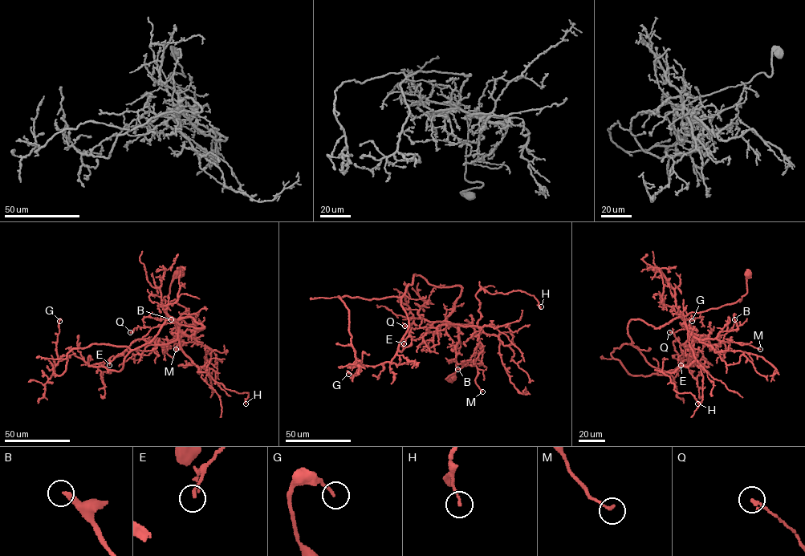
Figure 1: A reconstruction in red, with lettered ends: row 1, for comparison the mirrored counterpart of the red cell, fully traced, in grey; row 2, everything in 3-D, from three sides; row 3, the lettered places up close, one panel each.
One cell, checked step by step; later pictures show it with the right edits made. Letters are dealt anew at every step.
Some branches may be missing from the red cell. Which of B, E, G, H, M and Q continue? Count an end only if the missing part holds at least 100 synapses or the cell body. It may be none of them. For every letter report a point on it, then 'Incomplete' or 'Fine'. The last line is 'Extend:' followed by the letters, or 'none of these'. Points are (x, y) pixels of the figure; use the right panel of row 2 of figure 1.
B: Place: (734, 319). Fine
E: Place: (680, 365). Fine
G: Place: (692, 321). Fine
H: Place: (697, 403). Fine
M: Place: (760, 349). Fine
Q: Place: (669, 332). Fine
Extend: none of these

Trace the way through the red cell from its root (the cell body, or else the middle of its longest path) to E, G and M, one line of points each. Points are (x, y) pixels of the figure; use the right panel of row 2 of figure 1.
E: (748, 273), (747, 293), (740, 301), (685, 316), (688, 339), (682, 345), (676, 338), (672, 342), (680, 365)
G: (748, 273), (740, 301), (659, 328), (631, 319), (639, 350), (611, 355), (632, 375), (670, 373), (692, 321)
M: (748, 273), (747, 293), (740, 301), (690, 312), (684, 318), (685, 326), (701, 339), (739, 342), (760, 349)

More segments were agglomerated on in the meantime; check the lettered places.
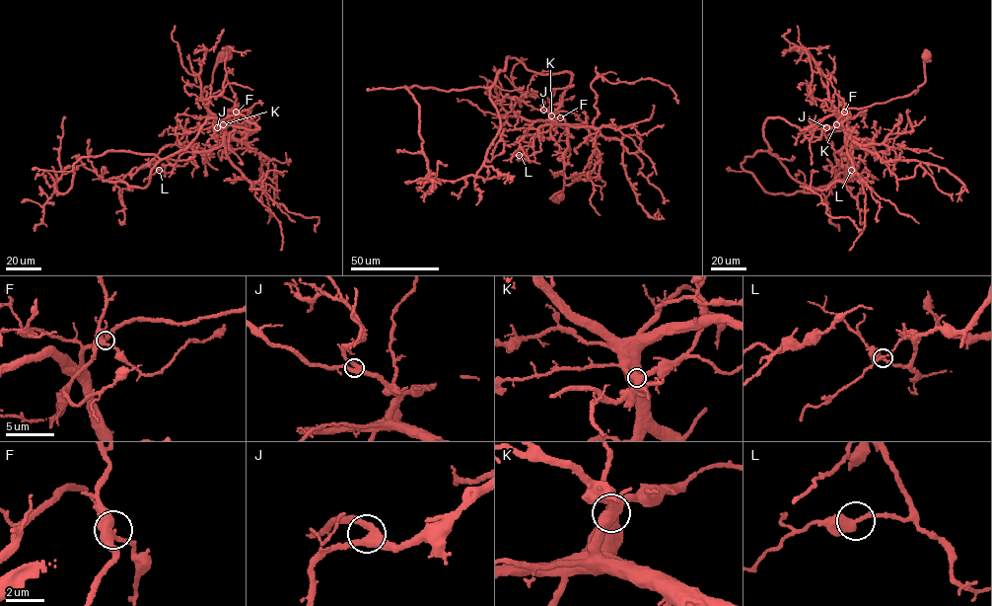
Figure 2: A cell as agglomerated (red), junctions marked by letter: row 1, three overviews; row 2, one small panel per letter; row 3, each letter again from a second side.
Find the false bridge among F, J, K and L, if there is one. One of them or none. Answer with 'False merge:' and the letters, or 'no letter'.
False merge: no letter

